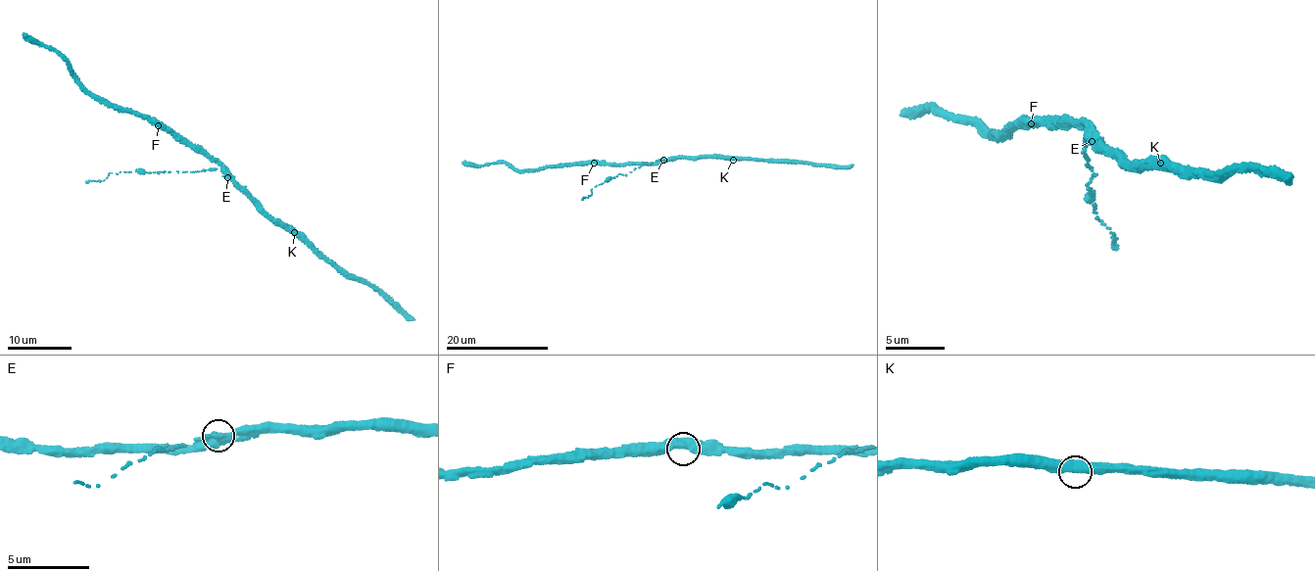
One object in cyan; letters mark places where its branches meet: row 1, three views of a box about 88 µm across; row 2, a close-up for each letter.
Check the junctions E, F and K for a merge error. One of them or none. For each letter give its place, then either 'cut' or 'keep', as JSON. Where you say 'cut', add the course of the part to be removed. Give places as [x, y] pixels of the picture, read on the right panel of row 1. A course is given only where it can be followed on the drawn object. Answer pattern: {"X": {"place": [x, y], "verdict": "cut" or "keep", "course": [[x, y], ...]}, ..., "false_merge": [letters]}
{"E": {"place": [1092, 141], "verdict": "cut", "course": [[1093, 140], [1085, 135], [1085, 156], [1095, 175], [1087, 185], [1088, 197], [1099, 220], [1113, 233], [1116, 250]]}, "F": {"place": [1031, 123], "verdict": "keep"}, "K": {"place": [1160, 163], "verdict": "keep"}, "false_merge": ["E"]}

